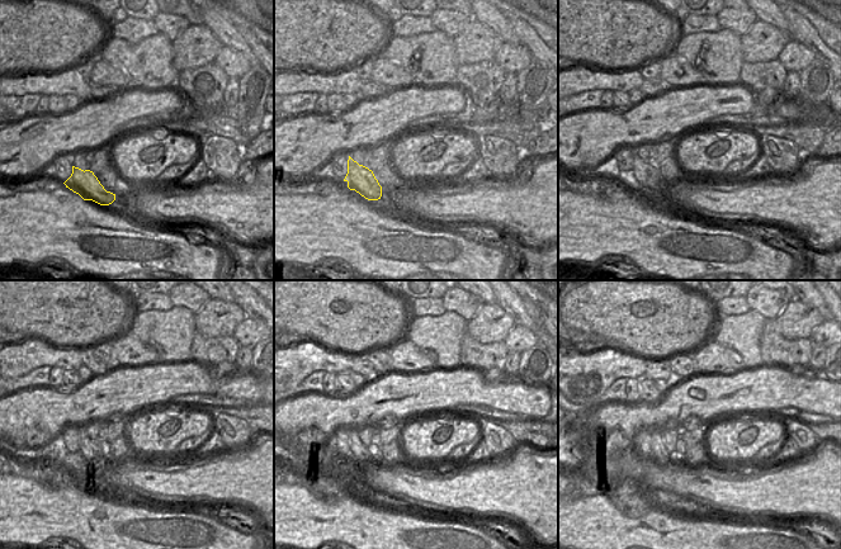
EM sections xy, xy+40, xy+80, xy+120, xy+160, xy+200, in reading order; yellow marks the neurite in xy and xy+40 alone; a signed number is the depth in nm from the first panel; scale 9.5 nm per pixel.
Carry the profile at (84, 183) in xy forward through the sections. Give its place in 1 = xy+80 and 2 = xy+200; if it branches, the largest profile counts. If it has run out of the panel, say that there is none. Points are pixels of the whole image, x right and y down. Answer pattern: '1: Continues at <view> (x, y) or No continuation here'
1: Continues at xy+80 (645, 176)
2: Continues at xy+200 (648, 439).

